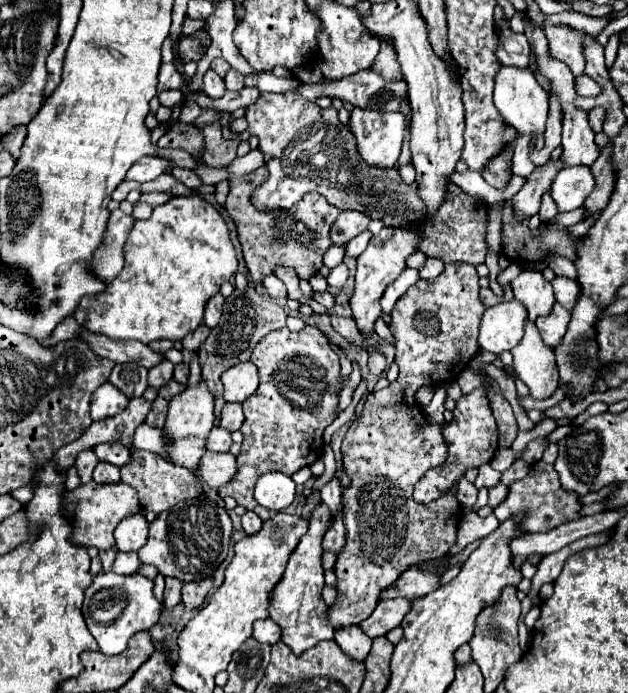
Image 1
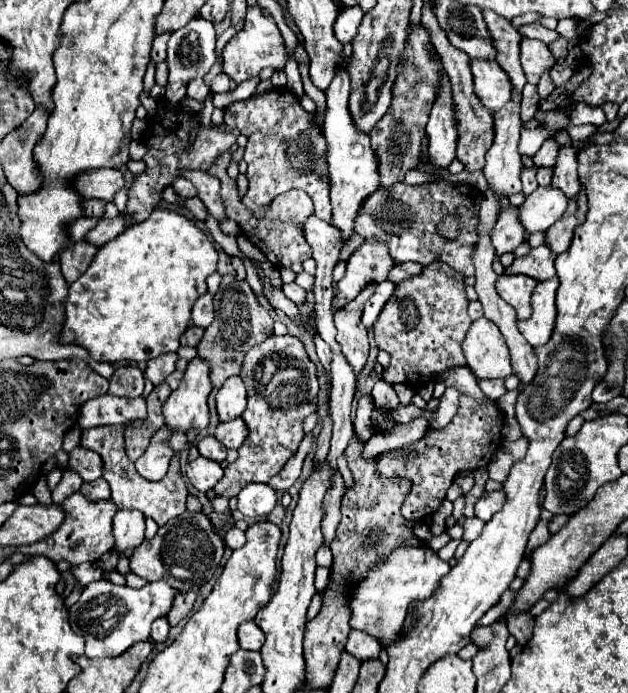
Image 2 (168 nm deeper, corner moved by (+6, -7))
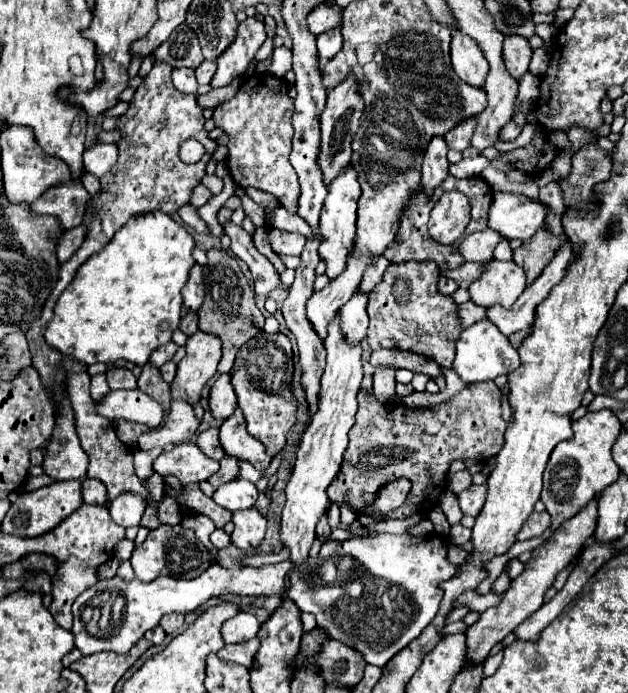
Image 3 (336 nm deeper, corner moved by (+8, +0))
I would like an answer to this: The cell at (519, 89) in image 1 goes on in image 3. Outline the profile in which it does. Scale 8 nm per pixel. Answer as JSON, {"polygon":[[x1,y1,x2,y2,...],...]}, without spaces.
{"polygon":[[454,30,450,42,450,56,454,72,470,86,482,88,484,78,488,74,488,60,484,58,482,50,476,46,472,38]]}

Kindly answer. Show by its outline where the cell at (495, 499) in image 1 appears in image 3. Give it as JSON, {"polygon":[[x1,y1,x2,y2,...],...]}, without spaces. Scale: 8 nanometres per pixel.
{"polygon":[[460,470,460,472,450,472,448,474,448,488,452,490,452,492,460,492,460,490,464,490,468,484,472,484,472,476,470,476,470,472,468,470]]}

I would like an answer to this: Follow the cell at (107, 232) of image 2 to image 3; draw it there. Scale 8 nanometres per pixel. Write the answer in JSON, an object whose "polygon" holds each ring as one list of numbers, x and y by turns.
{"polygon":[[76,226,68,232,64,232,64,238,60,238,60,246,56,246,56,256,60,258,60,262,66,262,84,242,86,236,86,228,84,226]]}

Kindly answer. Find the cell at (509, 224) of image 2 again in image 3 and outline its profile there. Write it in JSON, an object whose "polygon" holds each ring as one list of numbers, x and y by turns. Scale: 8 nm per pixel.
{"polygon":[[486,228,482,232,464,236,458,250,464,262,486,262,486,260,492,260,492,252,500,240,504,240,500,234]]}

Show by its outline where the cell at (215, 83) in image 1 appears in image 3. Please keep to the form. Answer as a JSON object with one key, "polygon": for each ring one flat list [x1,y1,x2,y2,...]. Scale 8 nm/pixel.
{"polygon":[[174,68,172,70,172,82,176,84,176,90,180,90,182,94,194,94,198,88,198,82,194,78,192,68]]}

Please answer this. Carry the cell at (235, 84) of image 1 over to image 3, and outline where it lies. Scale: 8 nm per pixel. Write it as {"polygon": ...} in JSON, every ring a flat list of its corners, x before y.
{"polygon":[[204,60,194,72,196,72,196,80,198,80,198,84,208,84,208,82,212,80,214,72,216,72,216,62,208,62,208,60]]}

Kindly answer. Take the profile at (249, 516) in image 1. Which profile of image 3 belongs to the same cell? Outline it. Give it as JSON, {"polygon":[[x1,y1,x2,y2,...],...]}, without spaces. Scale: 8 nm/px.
{"polygon":[[214,530,214,532,210,534,210,542,212,542,212,546,214,546,216,550,222,550,222,548,226,548,226,546,230,544,230,536,228,536,224,530]]}

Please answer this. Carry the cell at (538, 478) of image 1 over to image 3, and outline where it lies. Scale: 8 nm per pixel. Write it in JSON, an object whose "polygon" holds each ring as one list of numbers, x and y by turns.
{"polygon":[[468,486,458,494,458,502,464,514,468,516,478,516,484,502,486,502,486,486]]}

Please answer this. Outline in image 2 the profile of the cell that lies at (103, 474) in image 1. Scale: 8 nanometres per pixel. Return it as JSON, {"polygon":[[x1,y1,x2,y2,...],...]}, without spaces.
{"polygon":[[100,477,96,481,88,481,82,485,80,493,88,499,88,501,100,501,100,499,108,499,110,497,110,487,106,485,106,479]]}

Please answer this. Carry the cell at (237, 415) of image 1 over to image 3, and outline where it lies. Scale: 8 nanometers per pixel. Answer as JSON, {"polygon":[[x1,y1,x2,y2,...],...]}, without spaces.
{"polygon":[[236,408,230,418,220,426,220,442,228,456,250,462,262,476,266,474,272,458,266,454,264,444,246,432,246,422,242,410]]}

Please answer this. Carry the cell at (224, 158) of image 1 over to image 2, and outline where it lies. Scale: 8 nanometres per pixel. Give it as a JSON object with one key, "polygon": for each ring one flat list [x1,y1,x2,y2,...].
{"polygon":[[226,151,226,153,222,153,222,155,218,157,218,161,214,161,214,165,210,165,210,169,206,171,208,175,214,175,216,179,220,179,220,185,222,185,220,197,222,197,222,203,224,203,224,209,226,209,226,217,238,221,238,225,240,225,242,233,246,235,246,239,252,241,252,243,266,255,266,259,268,259,272,265,276,265,276,267,290,267,290,265,296,263,296,261,302,263,302,261,306,261,308,257,312,257,310,245,308,245,306,237,302,237,302,221,306,221,308,217,314,215,314,205,312,205,312,199,308,197,308,193,306,193,306,191,300,191,300,189,292,189,292,191,288,191,288,193,278,195,278,197,272,201,272,205,270,205,270,209,268,209,268,213,266,213,266,219,258,221,258,219,254,219,254,217,248,213,248,209,244,209,244,205,240,203,238,185,236,185,236,181,230,179,228,173,226,173,226,167,228,167,230,159,232,159,232,151]]}

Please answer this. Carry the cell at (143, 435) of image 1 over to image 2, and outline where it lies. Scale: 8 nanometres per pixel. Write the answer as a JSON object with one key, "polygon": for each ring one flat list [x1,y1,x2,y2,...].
{"polygon":[[162,427,152,439,146,449,146,453,136,461,136,469,142,477,156,481,156,477,164,477,168,463,172,459,172,447,170,447,170,431]]}

